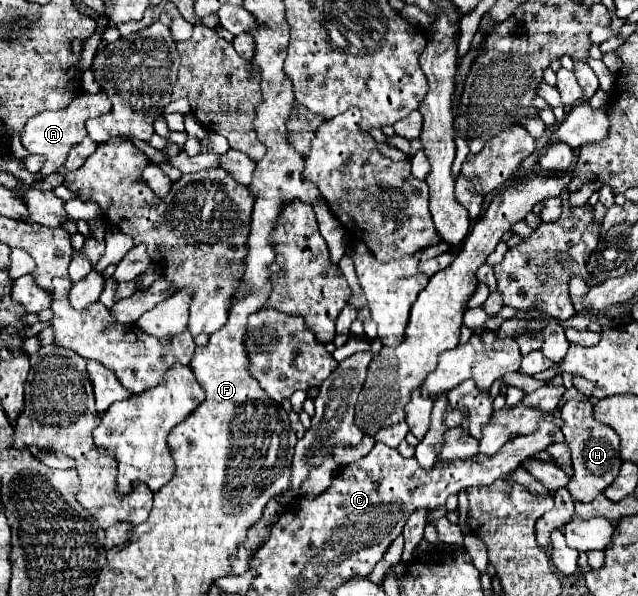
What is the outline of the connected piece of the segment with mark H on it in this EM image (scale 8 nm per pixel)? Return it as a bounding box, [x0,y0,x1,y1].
[562,400,620,500]

